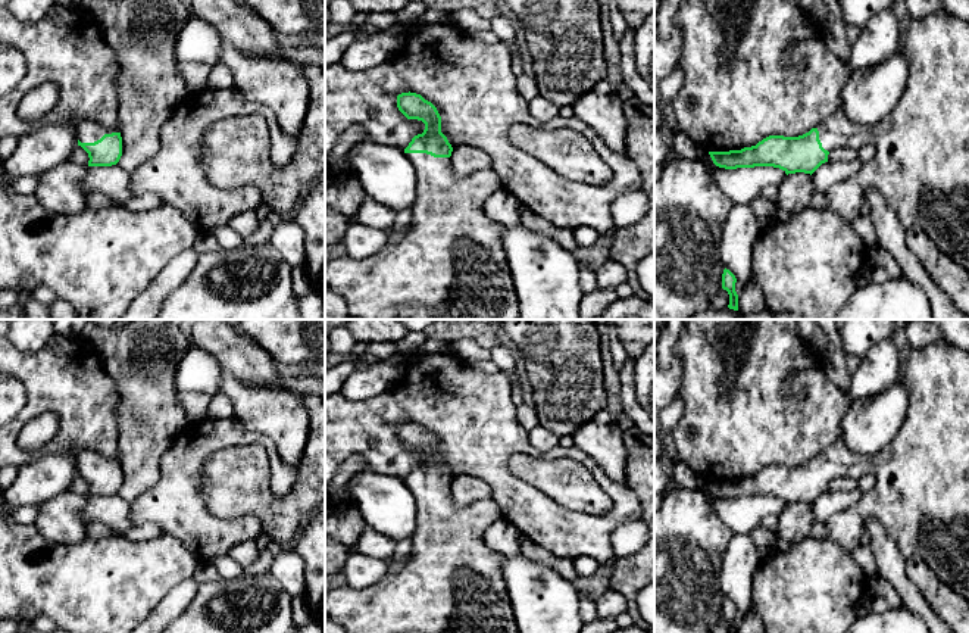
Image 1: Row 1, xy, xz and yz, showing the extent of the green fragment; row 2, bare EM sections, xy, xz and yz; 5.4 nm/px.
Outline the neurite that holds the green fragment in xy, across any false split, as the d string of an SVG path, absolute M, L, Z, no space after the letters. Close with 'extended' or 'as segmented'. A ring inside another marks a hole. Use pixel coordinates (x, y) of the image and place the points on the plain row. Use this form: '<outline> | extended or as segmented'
M84 450L76 458L78 475L88 483L88 496L112 496L122 486L121 462L107 459L96 450Z | extended

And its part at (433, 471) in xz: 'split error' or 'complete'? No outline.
split error

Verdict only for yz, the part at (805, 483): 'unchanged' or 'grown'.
grown

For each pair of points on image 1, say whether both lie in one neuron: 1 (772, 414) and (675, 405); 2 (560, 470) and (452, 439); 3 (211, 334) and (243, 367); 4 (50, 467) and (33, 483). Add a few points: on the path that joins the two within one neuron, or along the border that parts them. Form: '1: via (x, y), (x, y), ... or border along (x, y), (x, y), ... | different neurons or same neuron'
1: border along (678, 396), (683, 414), (671, 432) | different neurons
2: border along (513, 454), (510, 471), (533, 485) | different neurons
3: via (218, 342), (236, 359) | same neuron
4: via (46, 471), (37, 479) | same neuron

